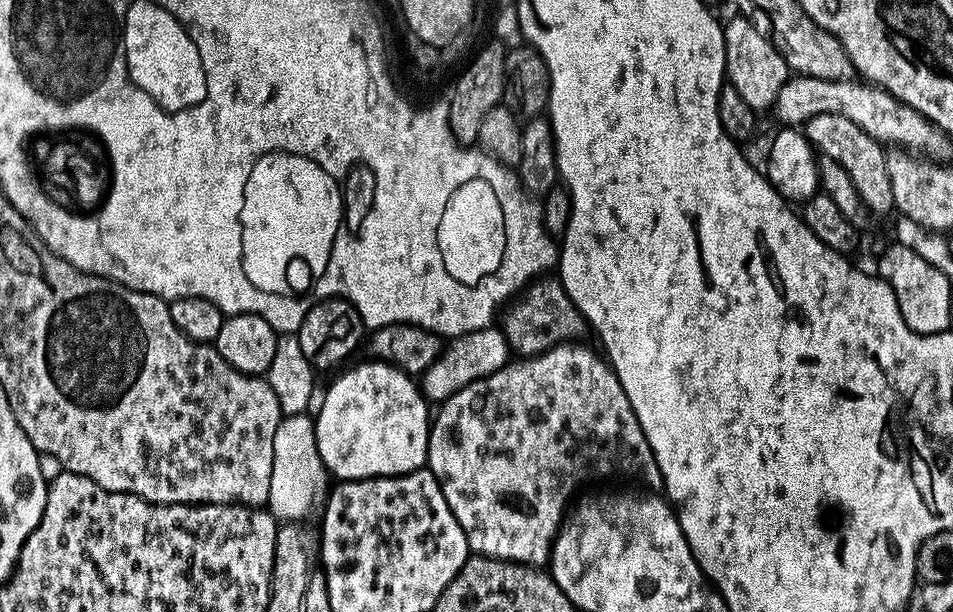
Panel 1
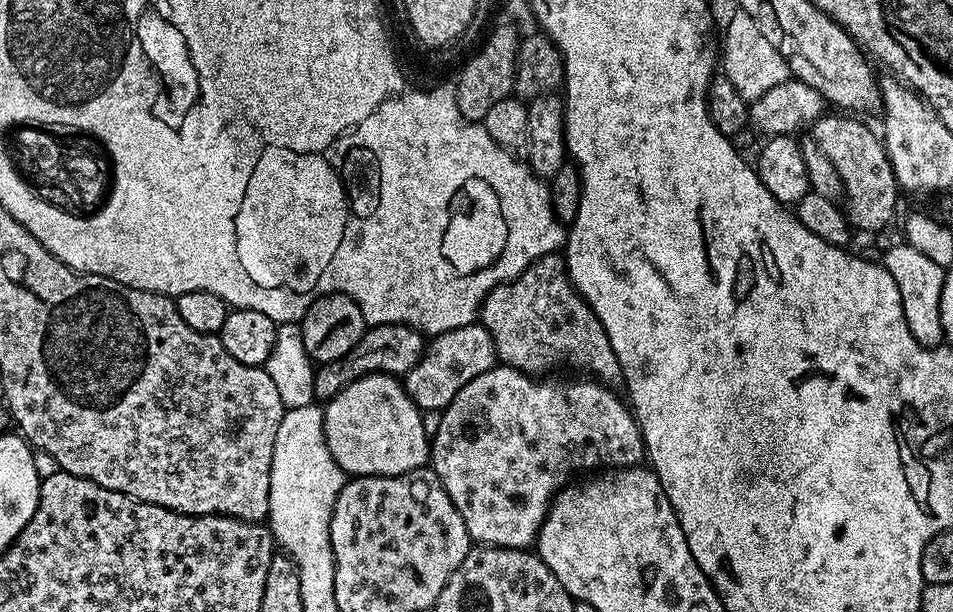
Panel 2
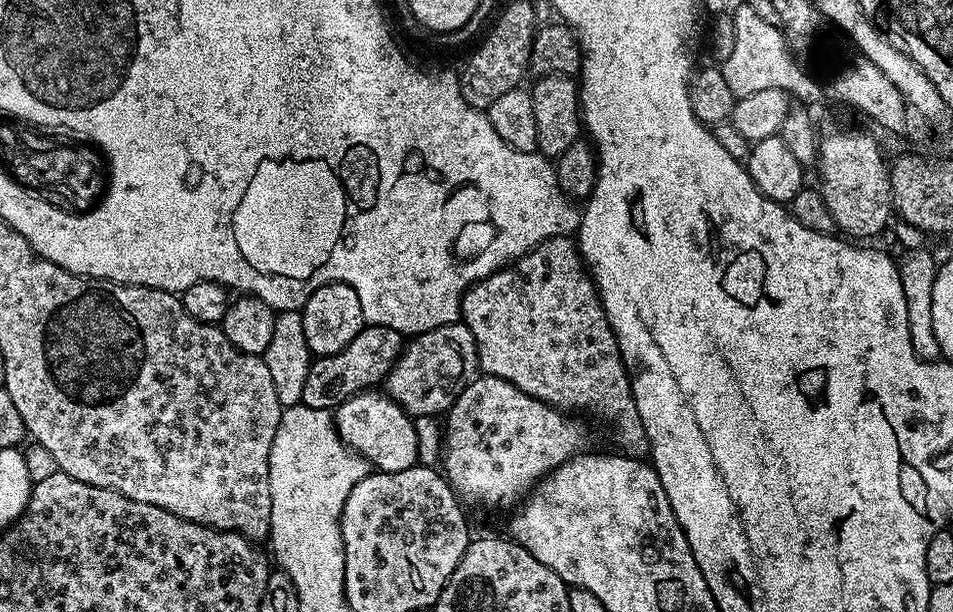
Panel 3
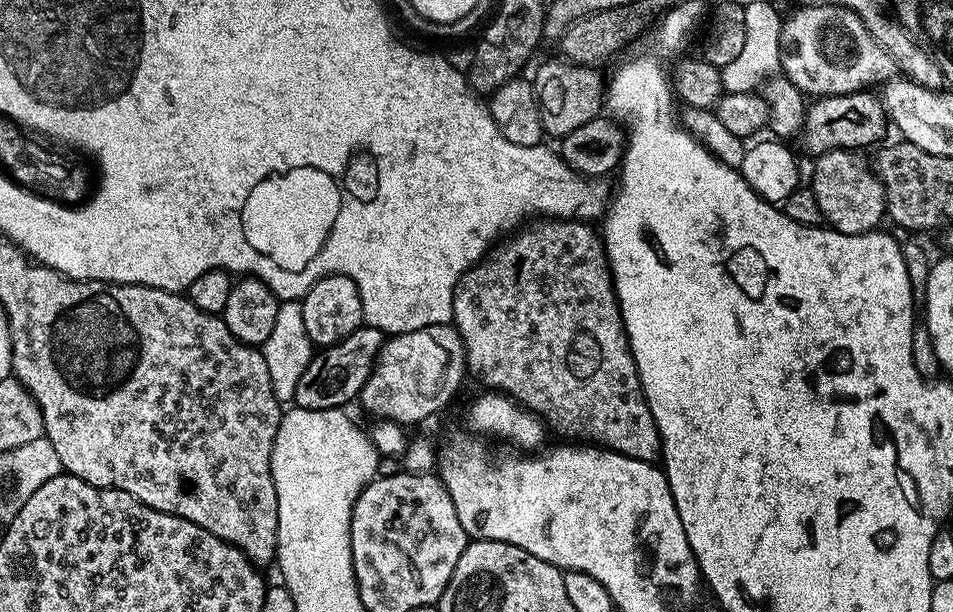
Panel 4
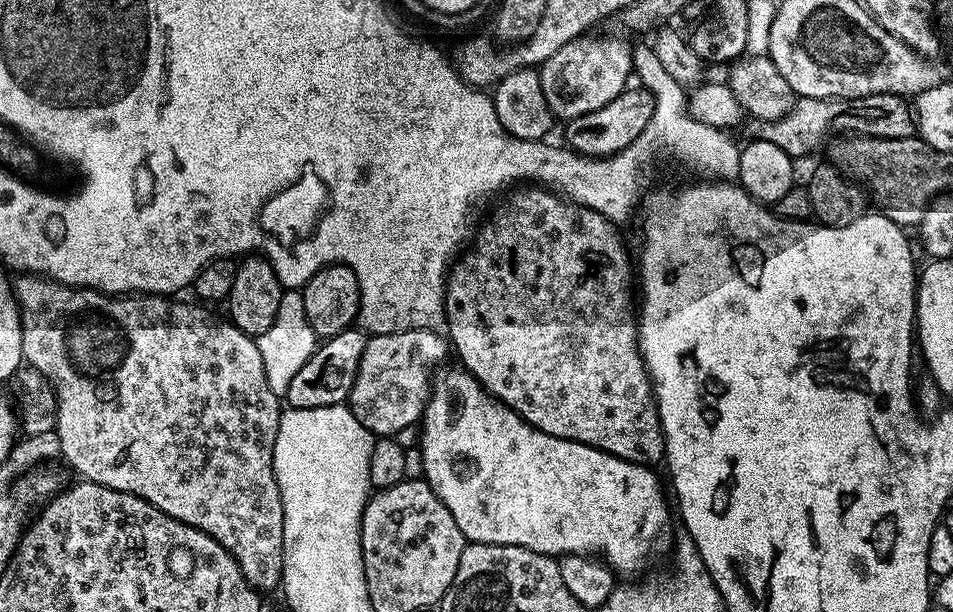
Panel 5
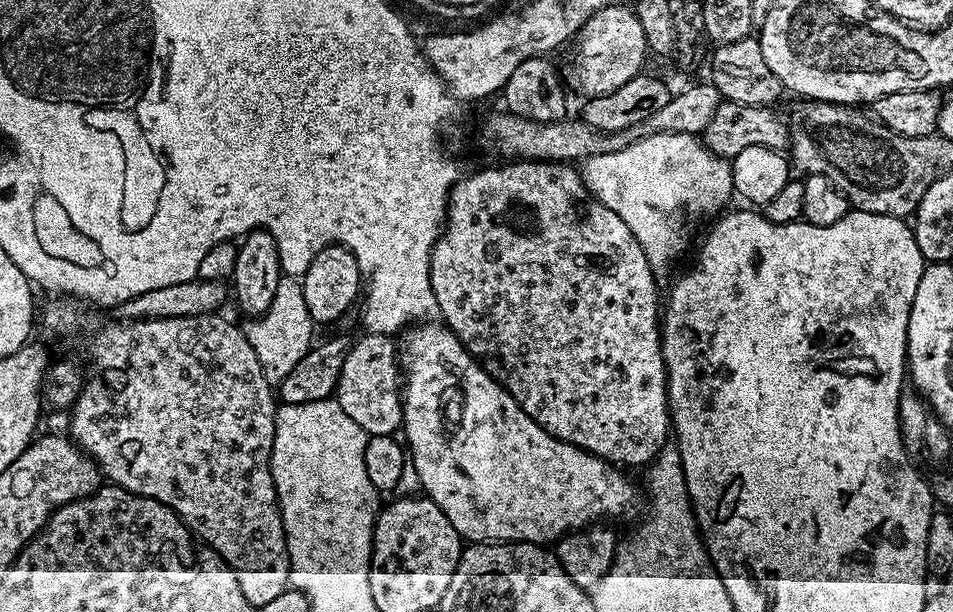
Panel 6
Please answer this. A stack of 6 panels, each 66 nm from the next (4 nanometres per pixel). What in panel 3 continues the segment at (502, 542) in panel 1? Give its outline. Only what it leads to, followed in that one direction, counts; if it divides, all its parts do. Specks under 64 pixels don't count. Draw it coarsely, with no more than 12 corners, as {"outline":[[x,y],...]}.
{"outline":[[502,378],[446,413],[465,505],[515,509],[589,447],[583,419]]}

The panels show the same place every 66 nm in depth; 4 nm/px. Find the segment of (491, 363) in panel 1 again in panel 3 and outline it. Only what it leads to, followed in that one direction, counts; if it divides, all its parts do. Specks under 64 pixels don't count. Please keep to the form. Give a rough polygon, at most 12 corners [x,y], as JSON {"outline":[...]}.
{"outline":[[462,322],[411,337],[386,395],[413,418],[447,413],[477,375]]}

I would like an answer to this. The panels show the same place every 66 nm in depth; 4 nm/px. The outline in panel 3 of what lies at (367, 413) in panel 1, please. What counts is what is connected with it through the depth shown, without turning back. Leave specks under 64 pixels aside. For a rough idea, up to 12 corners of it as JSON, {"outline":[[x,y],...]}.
{"outline":[[383,391],[334,412],[336,434],[373,469],[413,467],[413,417]]}

